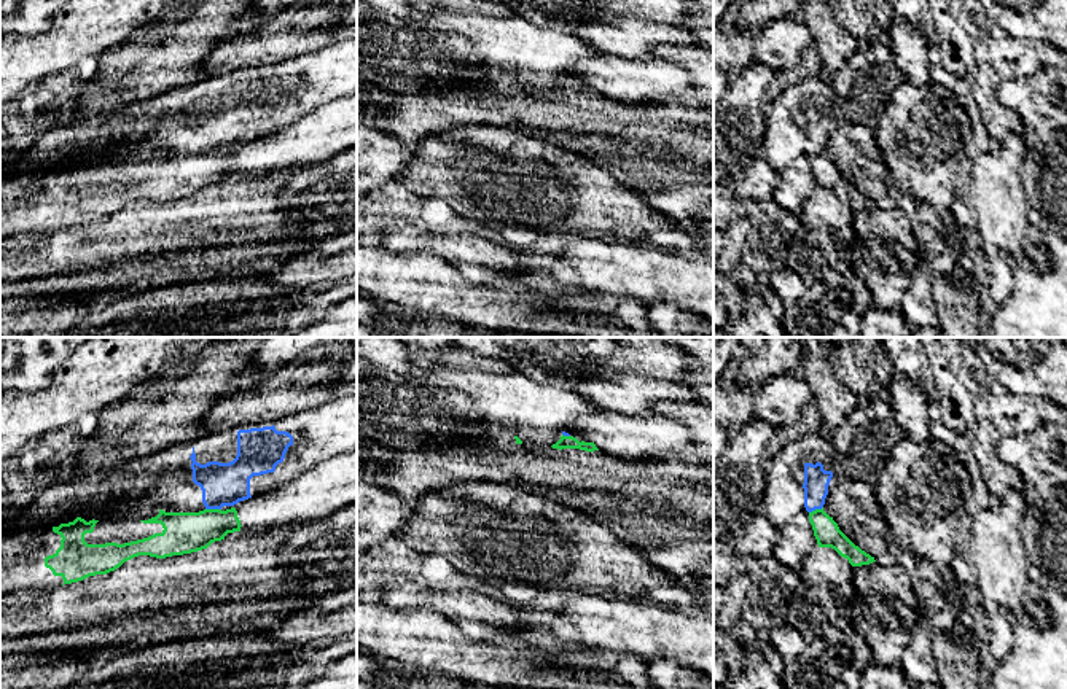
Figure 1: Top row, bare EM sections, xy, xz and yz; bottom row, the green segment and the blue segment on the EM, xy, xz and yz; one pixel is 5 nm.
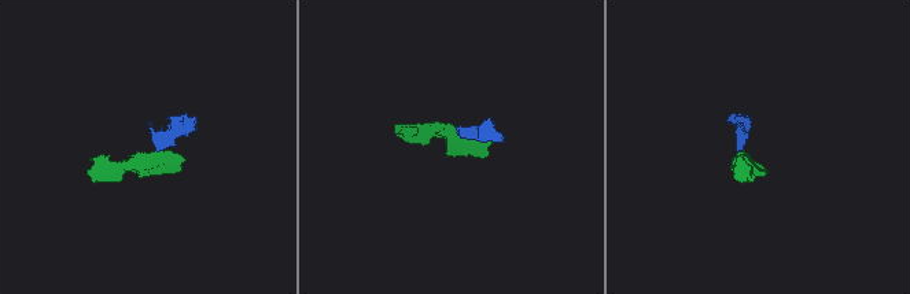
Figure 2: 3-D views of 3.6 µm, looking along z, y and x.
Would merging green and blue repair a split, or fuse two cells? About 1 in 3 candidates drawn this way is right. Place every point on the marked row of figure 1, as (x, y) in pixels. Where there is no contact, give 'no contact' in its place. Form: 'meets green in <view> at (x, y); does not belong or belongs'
meets green in xy at (214, 509); does not belong

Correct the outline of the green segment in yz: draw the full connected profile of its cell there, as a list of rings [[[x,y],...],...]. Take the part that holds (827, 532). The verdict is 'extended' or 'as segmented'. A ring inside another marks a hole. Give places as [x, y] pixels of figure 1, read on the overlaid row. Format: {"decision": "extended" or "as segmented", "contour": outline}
{"decision": "extended", "contour": [[[833,474],[825,504],[822,509],[809,512],[809,522],[819,547],[834,549],[841,557],[847,559],[852,566],[877,562],[882,566],[901,565],[909,573],[916,566],[917,559],[897,546],[882,517],[873,484]]]}

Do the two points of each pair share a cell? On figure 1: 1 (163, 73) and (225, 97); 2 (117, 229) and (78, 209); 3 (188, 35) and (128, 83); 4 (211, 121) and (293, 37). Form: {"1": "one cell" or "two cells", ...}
{"1": "two cells", "2": "two cells", "3": "one cell", "4": "two cells"}

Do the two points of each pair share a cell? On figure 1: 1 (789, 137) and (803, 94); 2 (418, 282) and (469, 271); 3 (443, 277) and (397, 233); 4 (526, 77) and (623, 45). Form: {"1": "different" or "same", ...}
{"1": "same", "2": "different", "3": "different", "4": "different"}

